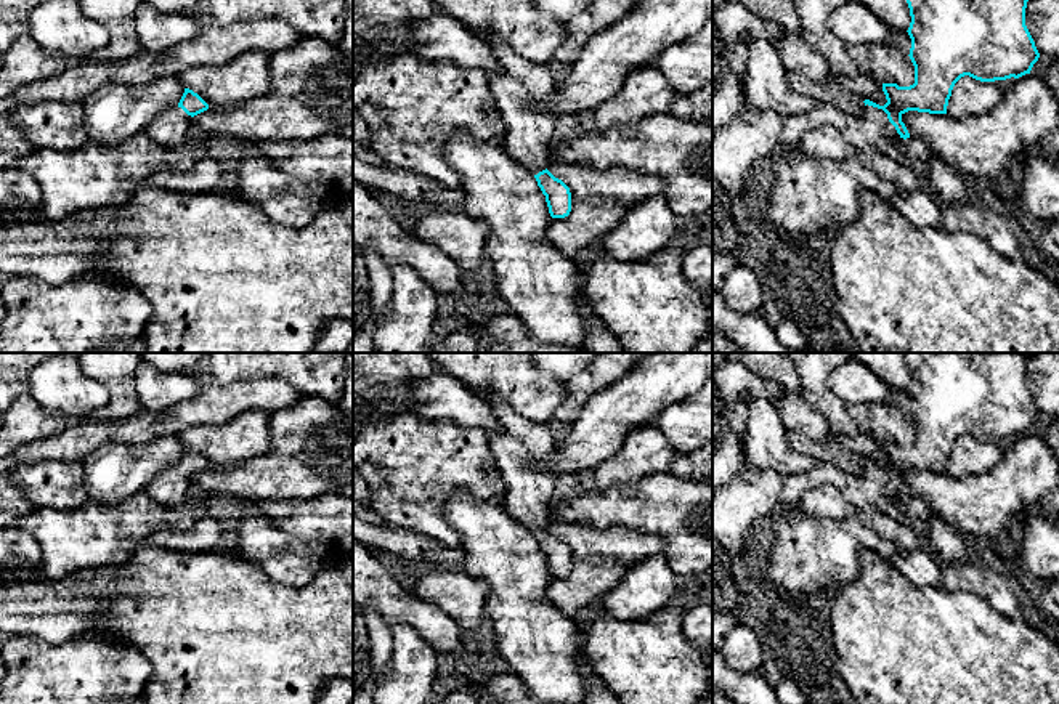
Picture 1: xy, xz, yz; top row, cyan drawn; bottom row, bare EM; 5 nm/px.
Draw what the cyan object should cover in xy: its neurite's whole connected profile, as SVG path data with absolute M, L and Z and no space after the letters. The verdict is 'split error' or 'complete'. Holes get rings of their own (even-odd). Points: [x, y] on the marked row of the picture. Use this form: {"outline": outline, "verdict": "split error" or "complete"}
{"outline": "M185 88L180 103L156 115L146 133L157 144L175 149L193 133L191 119L207 109L209 104L197 93Z", "verdict": "split error"}

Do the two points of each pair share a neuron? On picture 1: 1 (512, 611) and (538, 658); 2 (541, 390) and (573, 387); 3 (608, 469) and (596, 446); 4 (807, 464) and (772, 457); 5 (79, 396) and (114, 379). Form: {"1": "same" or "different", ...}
{"1": "same", "2": "different", "3": "different", "4": "same", "5": "different"}

